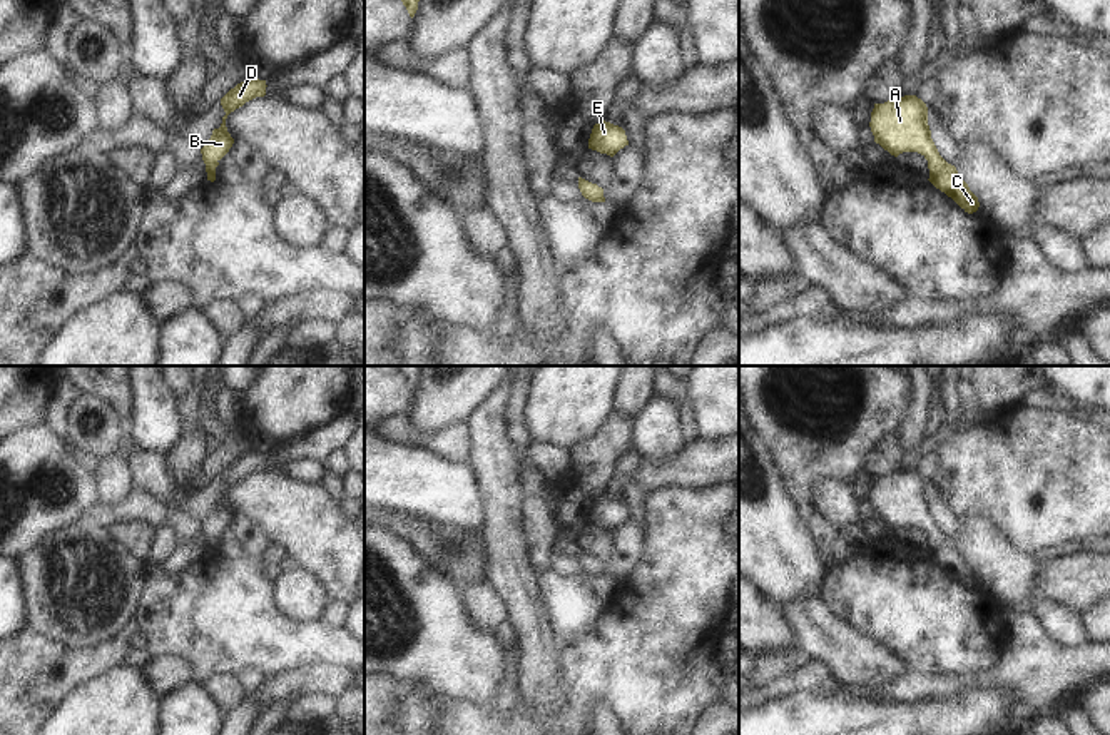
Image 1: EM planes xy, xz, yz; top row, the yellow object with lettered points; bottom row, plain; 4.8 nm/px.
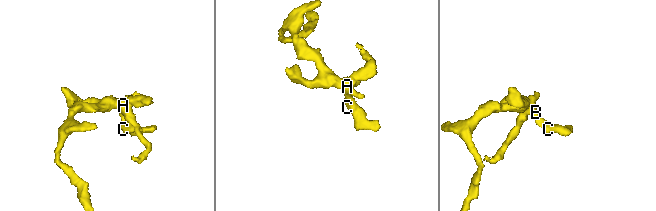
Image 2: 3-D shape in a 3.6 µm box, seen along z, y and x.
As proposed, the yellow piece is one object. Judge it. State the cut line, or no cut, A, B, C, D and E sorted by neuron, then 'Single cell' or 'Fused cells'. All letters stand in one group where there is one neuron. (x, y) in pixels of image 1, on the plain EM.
No split. Groups: A B C D E. Single cell

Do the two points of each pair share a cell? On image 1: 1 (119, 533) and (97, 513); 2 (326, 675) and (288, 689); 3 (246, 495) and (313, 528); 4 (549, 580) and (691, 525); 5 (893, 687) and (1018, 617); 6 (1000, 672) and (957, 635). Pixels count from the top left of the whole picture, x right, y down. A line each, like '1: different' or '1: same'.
1: different
2: same
3: same
4: different
5: same
6: different

